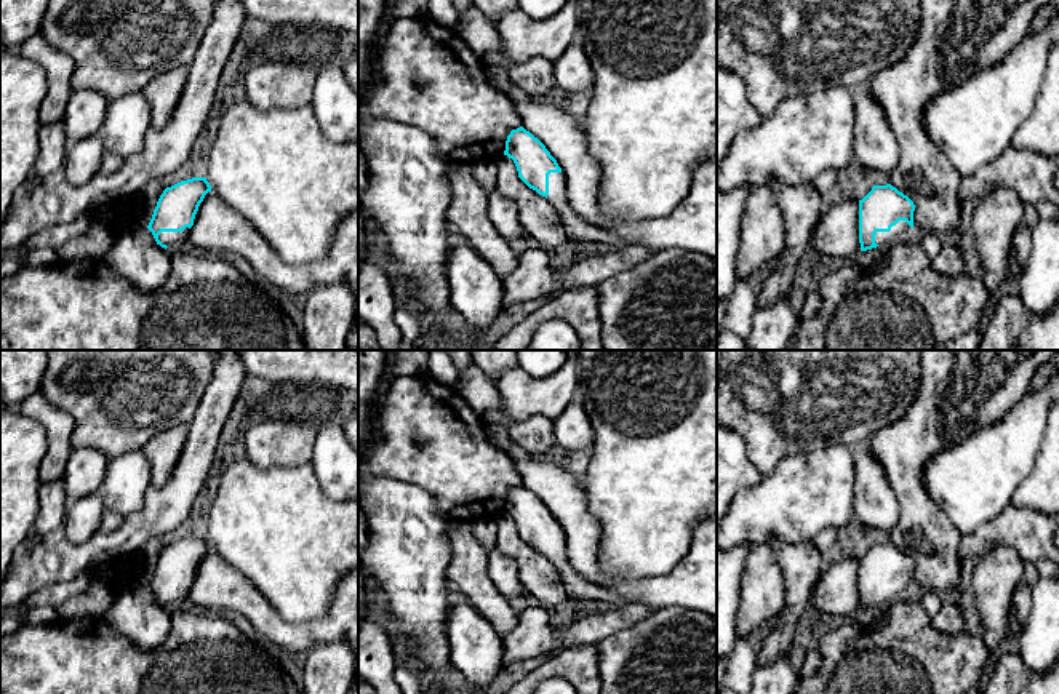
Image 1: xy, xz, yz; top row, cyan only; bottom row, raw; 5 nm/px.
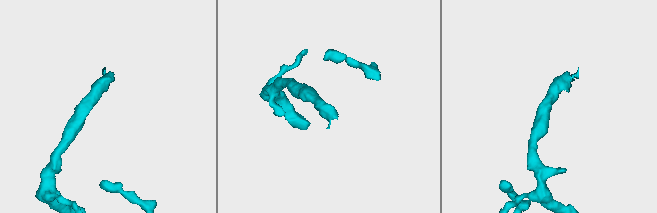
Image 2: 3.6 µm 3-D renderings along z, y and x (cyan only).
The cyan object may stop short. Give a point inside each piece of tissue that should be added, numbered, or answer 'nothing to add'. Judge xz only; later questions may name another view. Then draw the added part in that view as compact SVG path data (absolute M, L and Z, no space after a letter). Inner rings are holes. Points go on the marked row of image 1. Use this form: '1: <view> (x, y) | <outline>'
1: xz (578, 231) | M563 173L549 174L549 195L547 200L558 211L560 221L565 227L568 243L598 241L609 243L614 248L622 248L627 243L613 232L603 230L589 221L584 221L571 209L566 195L566 179Z

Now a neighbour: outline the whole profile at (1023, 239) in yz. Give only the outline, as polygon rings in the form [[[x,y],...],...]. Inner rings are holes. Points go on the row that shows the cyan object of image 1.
[[[1019,225],[1013,237],[1013,253],[1024,269],[1032,251],[1032,227]]]

